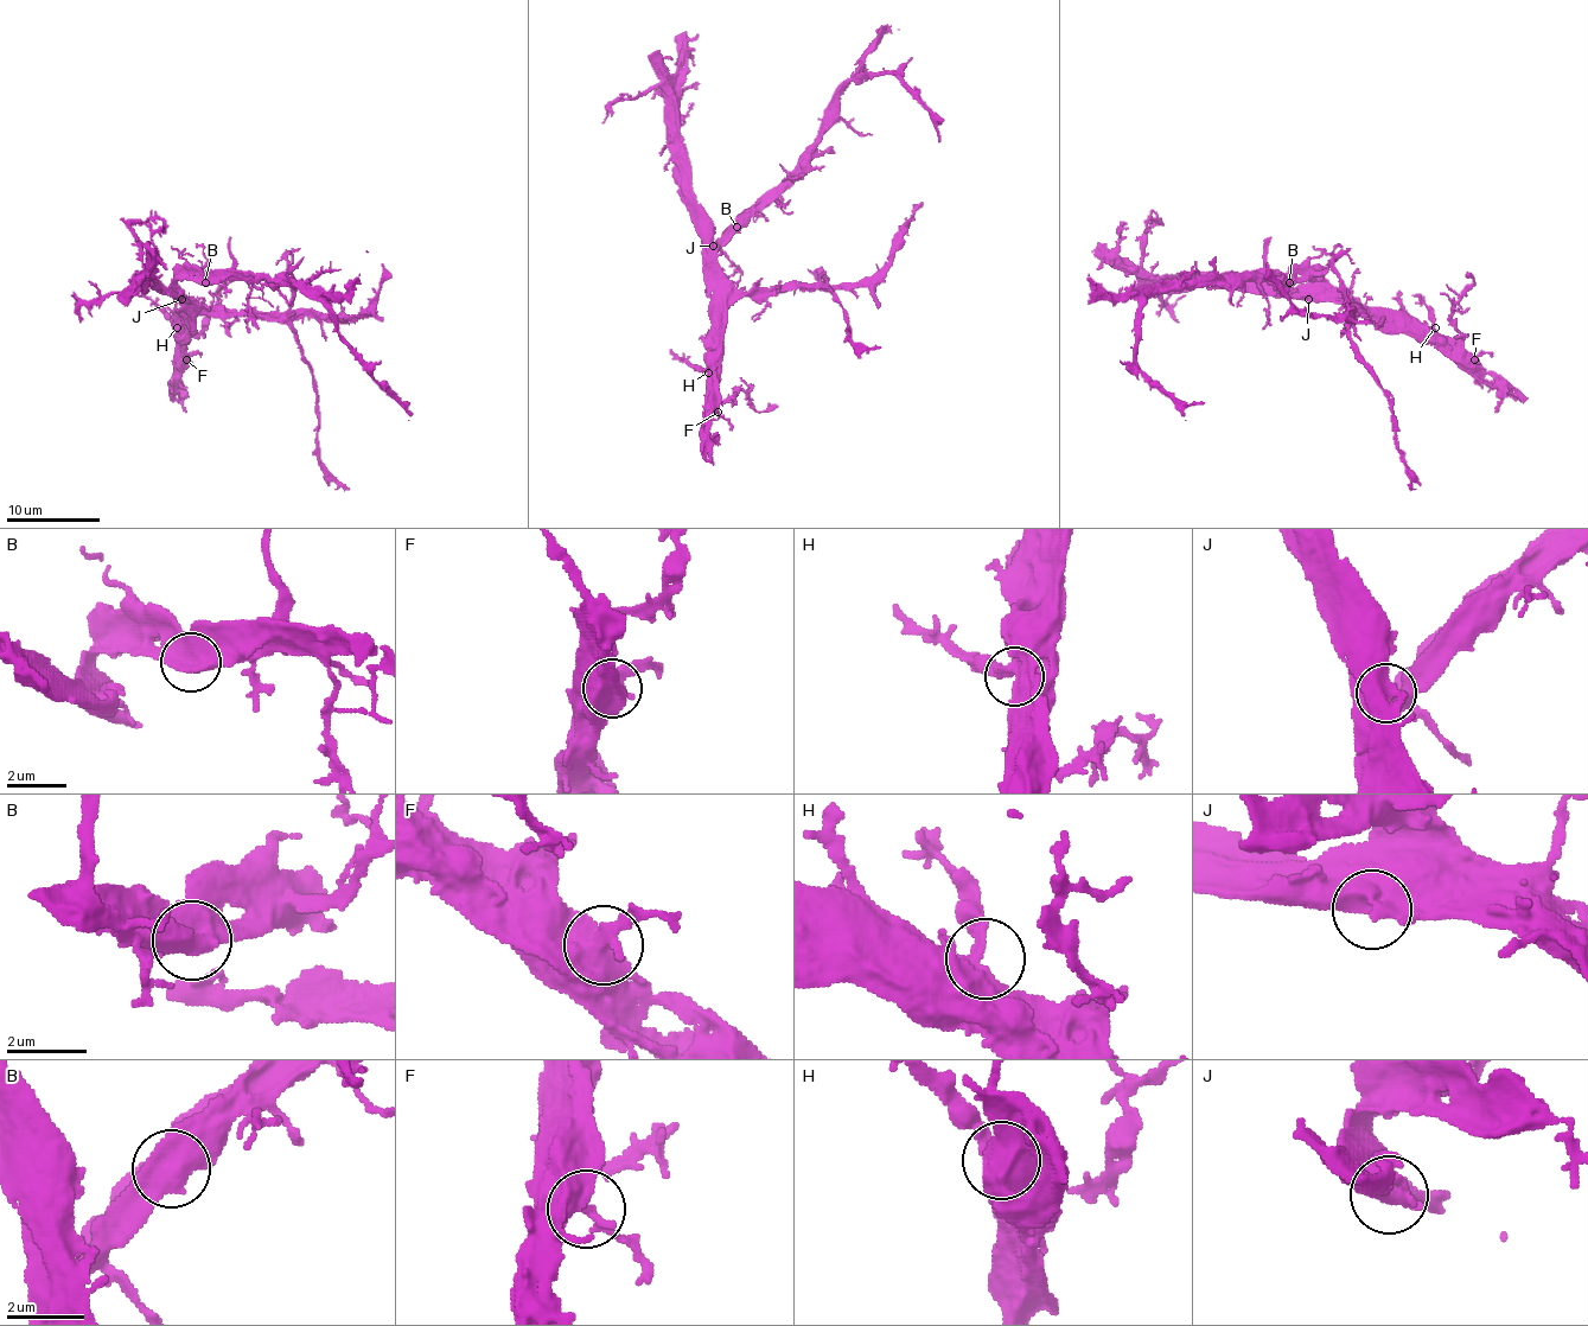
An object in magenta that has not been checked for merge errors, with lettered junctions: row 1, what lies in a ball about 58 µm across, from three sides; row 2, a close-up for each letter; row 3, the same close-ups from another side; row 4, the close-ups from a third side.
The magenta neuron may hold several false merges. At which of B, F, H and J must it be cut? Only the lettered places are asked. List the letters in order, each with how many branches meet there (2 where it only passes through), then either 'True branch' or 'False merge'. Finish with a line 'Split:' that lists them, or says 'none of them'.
B: Branches: 2. True branch
F: Branches: 2. True branch
H: Branches: 2. True branch
J: Branches: 2. True branch
Split: none of them

